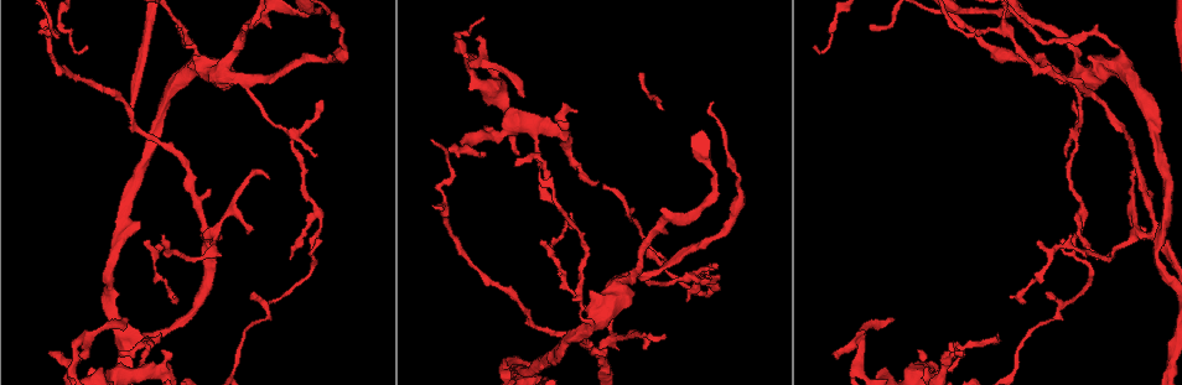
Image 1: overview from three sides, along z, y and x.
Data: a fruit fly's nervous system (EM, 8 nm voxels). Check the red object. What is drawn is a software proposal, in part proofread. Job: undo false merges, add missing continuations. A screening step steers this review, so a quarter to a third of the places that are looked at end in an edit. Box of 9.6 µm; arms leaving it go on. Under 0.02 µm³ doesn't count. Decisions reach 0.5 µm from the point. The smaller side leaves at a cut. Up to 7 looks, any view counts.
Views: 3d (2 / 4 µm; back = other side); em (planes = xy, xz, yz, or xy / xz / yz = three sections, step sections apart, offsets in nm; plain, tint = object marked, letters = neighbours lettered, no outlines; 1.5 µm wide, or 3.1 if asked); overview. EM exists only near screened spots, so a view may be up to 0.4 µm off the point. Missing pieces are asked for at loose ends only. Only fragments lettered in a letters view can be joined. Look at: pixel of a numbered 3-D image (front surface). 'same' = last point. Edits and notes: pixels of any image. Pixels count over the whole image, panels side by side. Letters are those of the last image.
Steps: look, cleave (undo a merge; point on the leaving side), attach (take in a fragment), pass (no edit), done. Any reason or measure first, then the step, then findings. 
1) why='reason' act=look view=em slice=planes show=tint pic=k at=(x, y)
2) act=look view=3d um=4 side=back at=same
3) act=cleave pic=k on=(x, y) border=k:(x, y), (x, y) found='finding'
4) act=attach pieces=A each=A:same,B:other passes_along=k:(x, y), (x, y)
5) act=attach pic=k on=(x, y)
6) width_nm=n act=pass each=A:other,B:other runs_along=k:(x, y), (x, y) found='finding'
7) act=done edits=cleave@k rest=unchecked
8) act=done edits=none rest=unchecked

why='an open end' act=look view=3d um=2 pic=1 at=(834, 357)

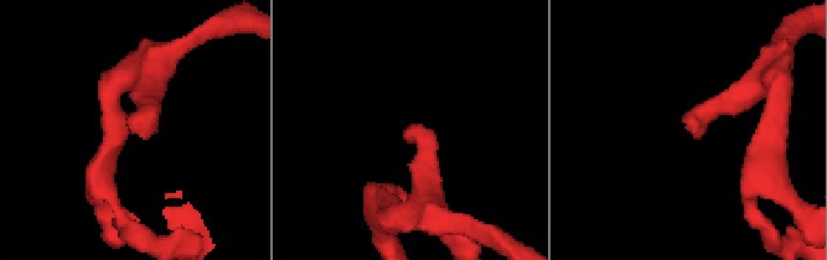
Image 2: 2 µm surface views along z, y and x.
act=look view=em slice=planes show=letters pic=2 at=(410, 129)

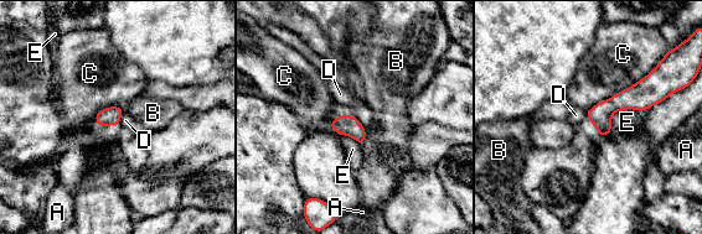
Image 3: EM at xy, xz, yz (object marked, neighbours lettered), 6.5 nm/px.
width_nm=120 act=pass each=A:other,B:other,C:other,D:other,E:other found='no lettered fragment goes on from it'

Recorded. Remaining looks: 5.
why='thin end' act=look view=em slice=xz step=8 show=tint pic=1 at=(1046, 294)

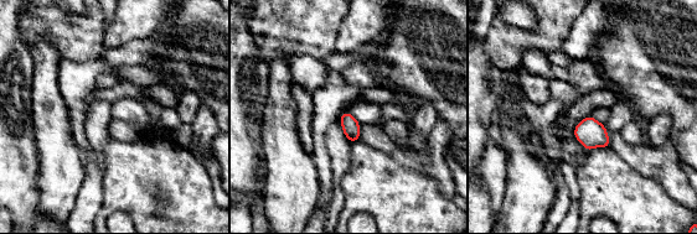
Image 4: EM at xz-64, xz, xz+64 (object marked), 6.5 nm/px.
act=look view=em slice=planes show=letters at=same

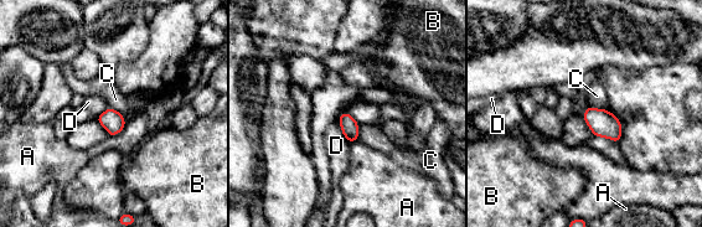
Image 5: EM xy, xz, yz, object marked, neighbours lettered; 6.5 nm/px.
act=pass each=A:other,B:other,C:other,D:other found='none of them fits'

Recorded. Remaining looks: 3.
why='abrupt turn' act=look view=em slice=planes show=letters pic=1 at=(619, 280)

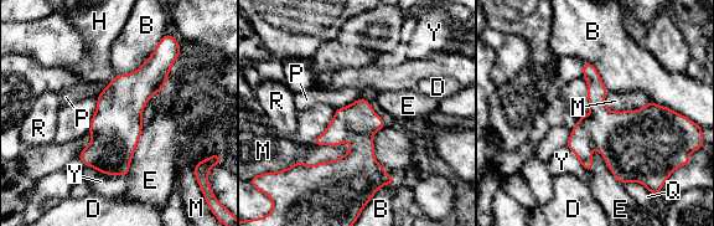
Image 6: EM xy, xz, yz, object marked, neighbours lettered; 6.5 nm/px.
act=pass each=B:other,D:other,E:other,H:other,M:other,P:other,Q:other,R:other,Y:other border=6:(358, 97), (336, 109) found='one neuron here'

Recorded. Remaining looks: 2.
act=done edits=none rest=unchecked

